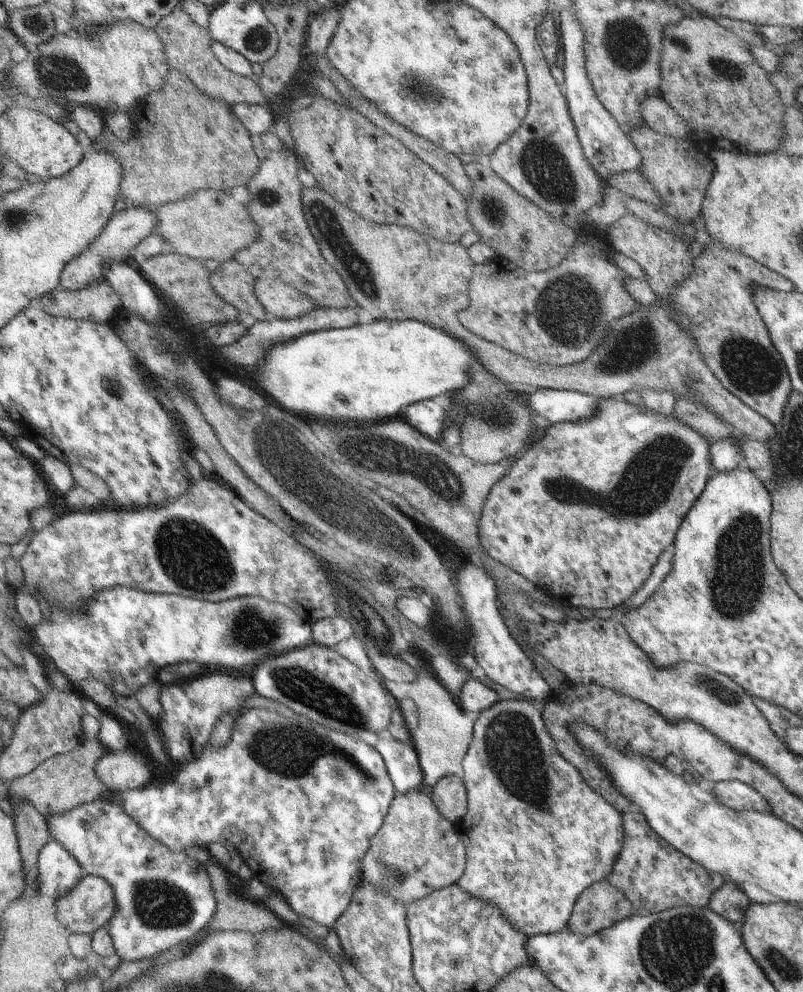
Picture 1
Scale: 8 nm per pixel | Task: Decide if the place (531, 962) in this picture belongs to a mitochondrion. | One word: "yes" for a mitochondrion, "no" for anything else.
no

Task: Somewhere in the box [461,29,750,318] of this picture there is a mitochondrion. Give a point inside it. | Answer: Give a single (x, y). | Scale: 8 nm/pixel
(545, 164)

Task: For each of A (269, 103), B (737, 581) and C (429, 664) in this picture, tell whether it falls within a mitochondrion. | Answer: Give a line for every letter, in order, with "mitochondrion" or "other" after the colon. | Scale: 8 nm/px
A: other
B: mitochondrion
C: other

